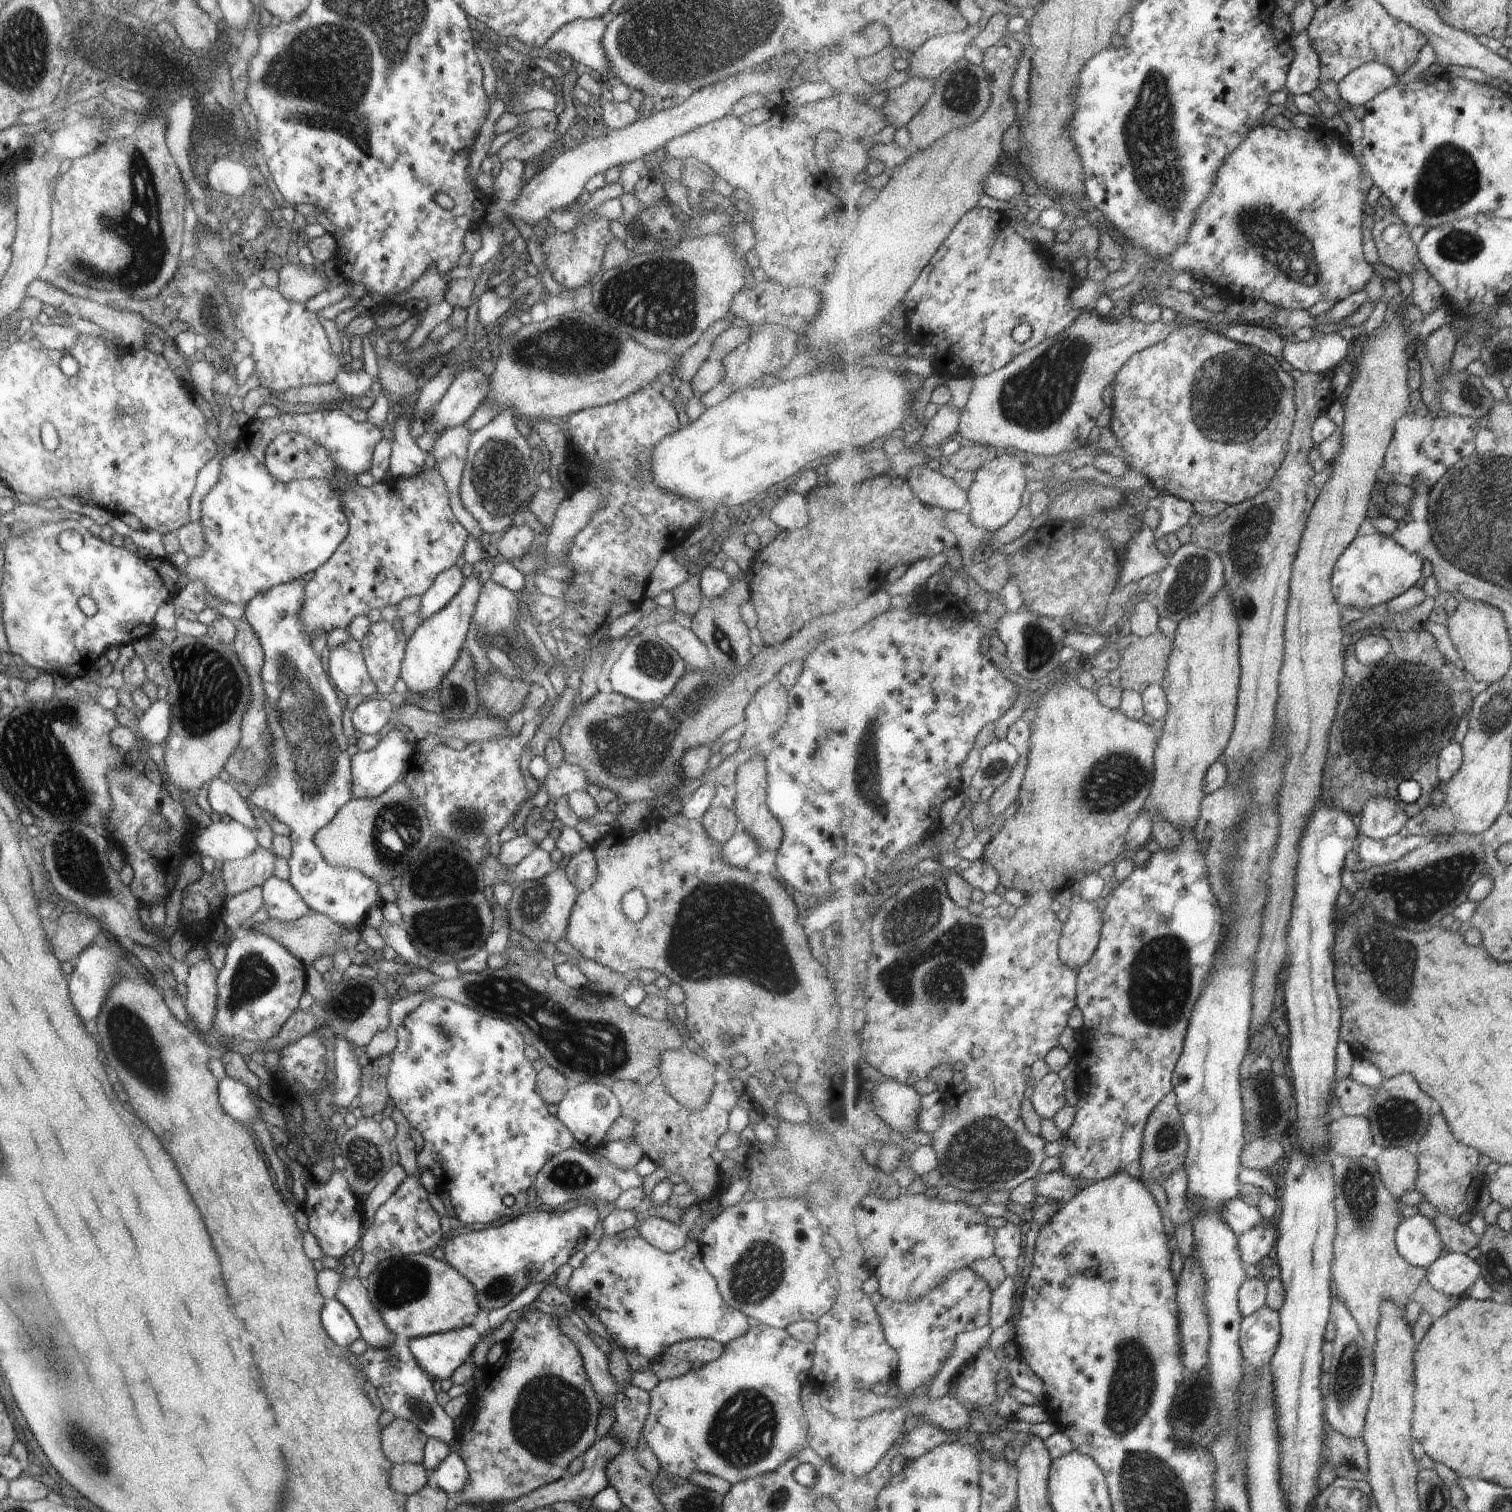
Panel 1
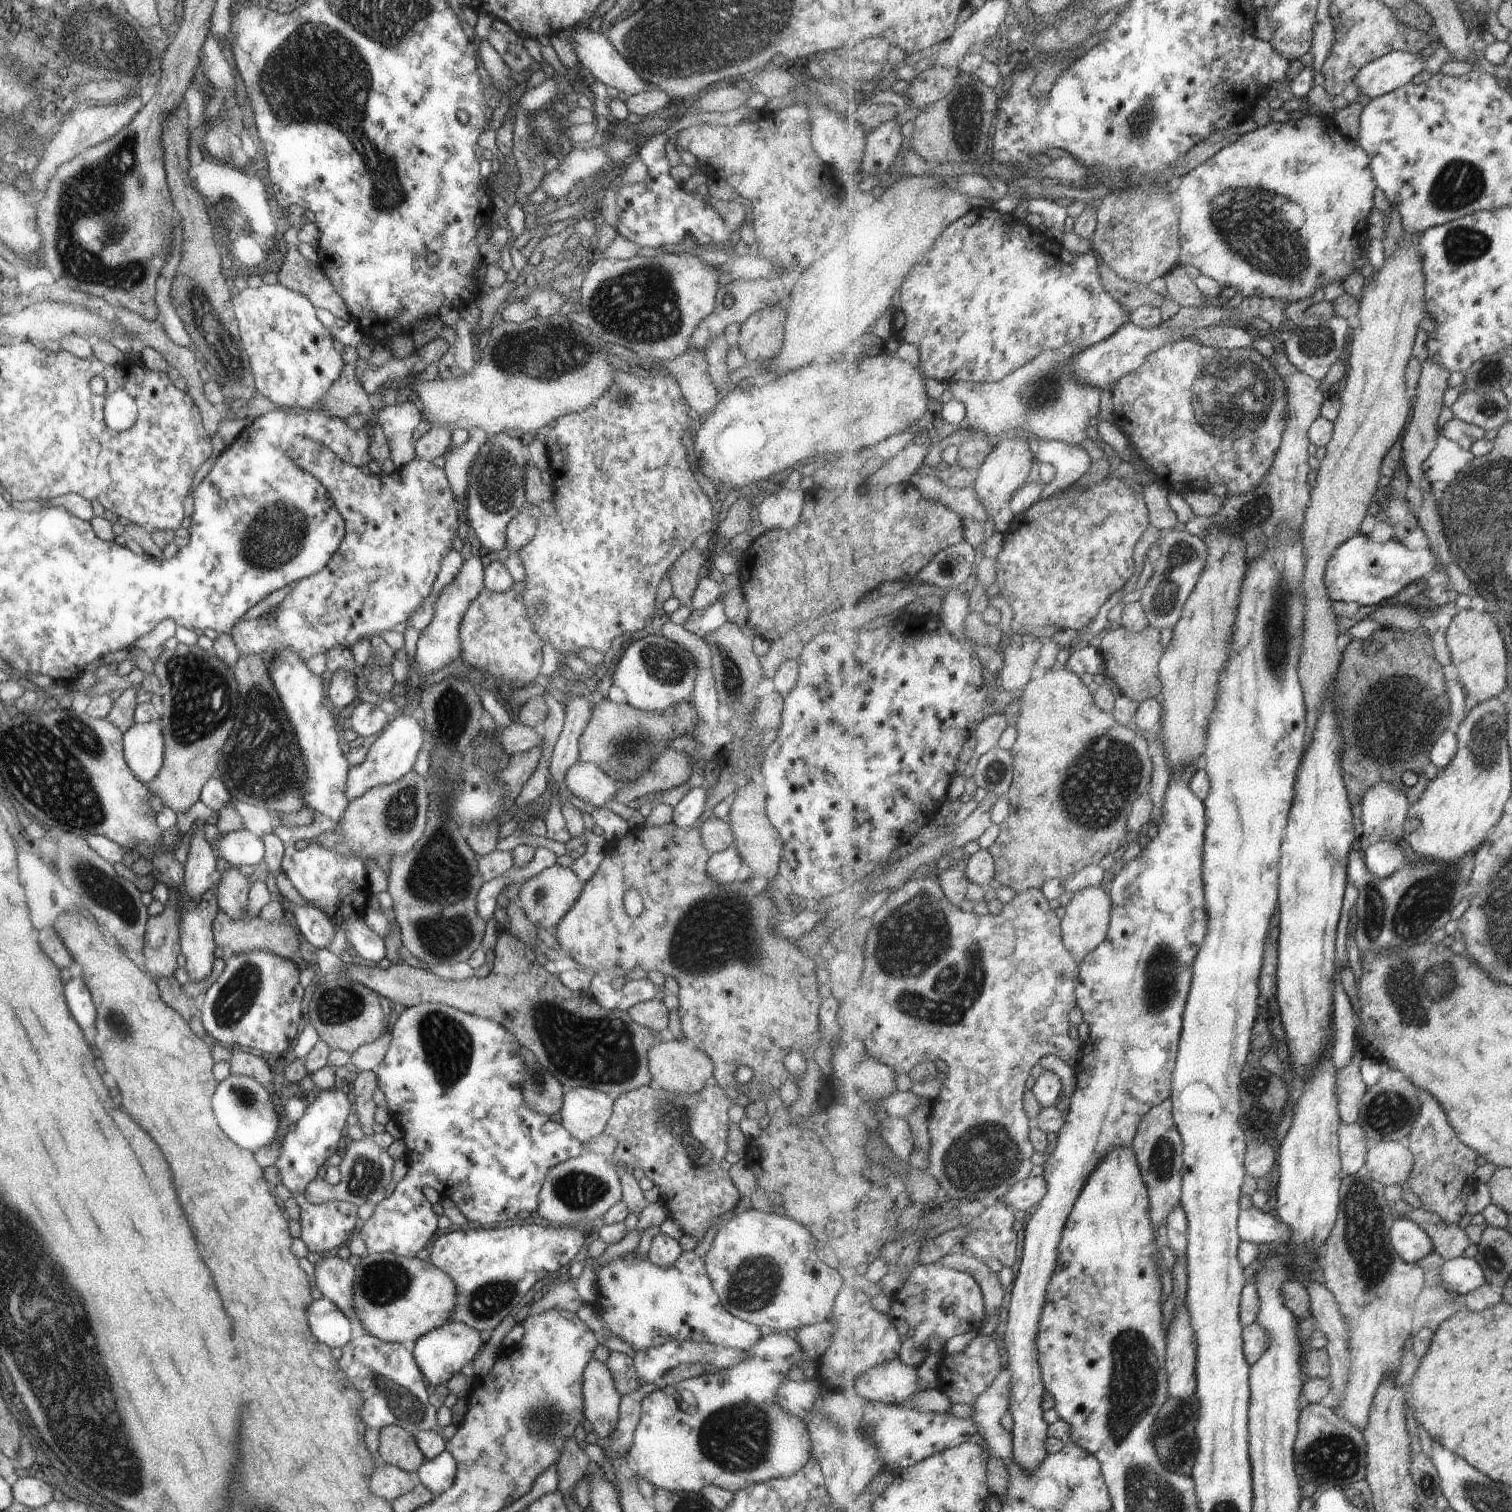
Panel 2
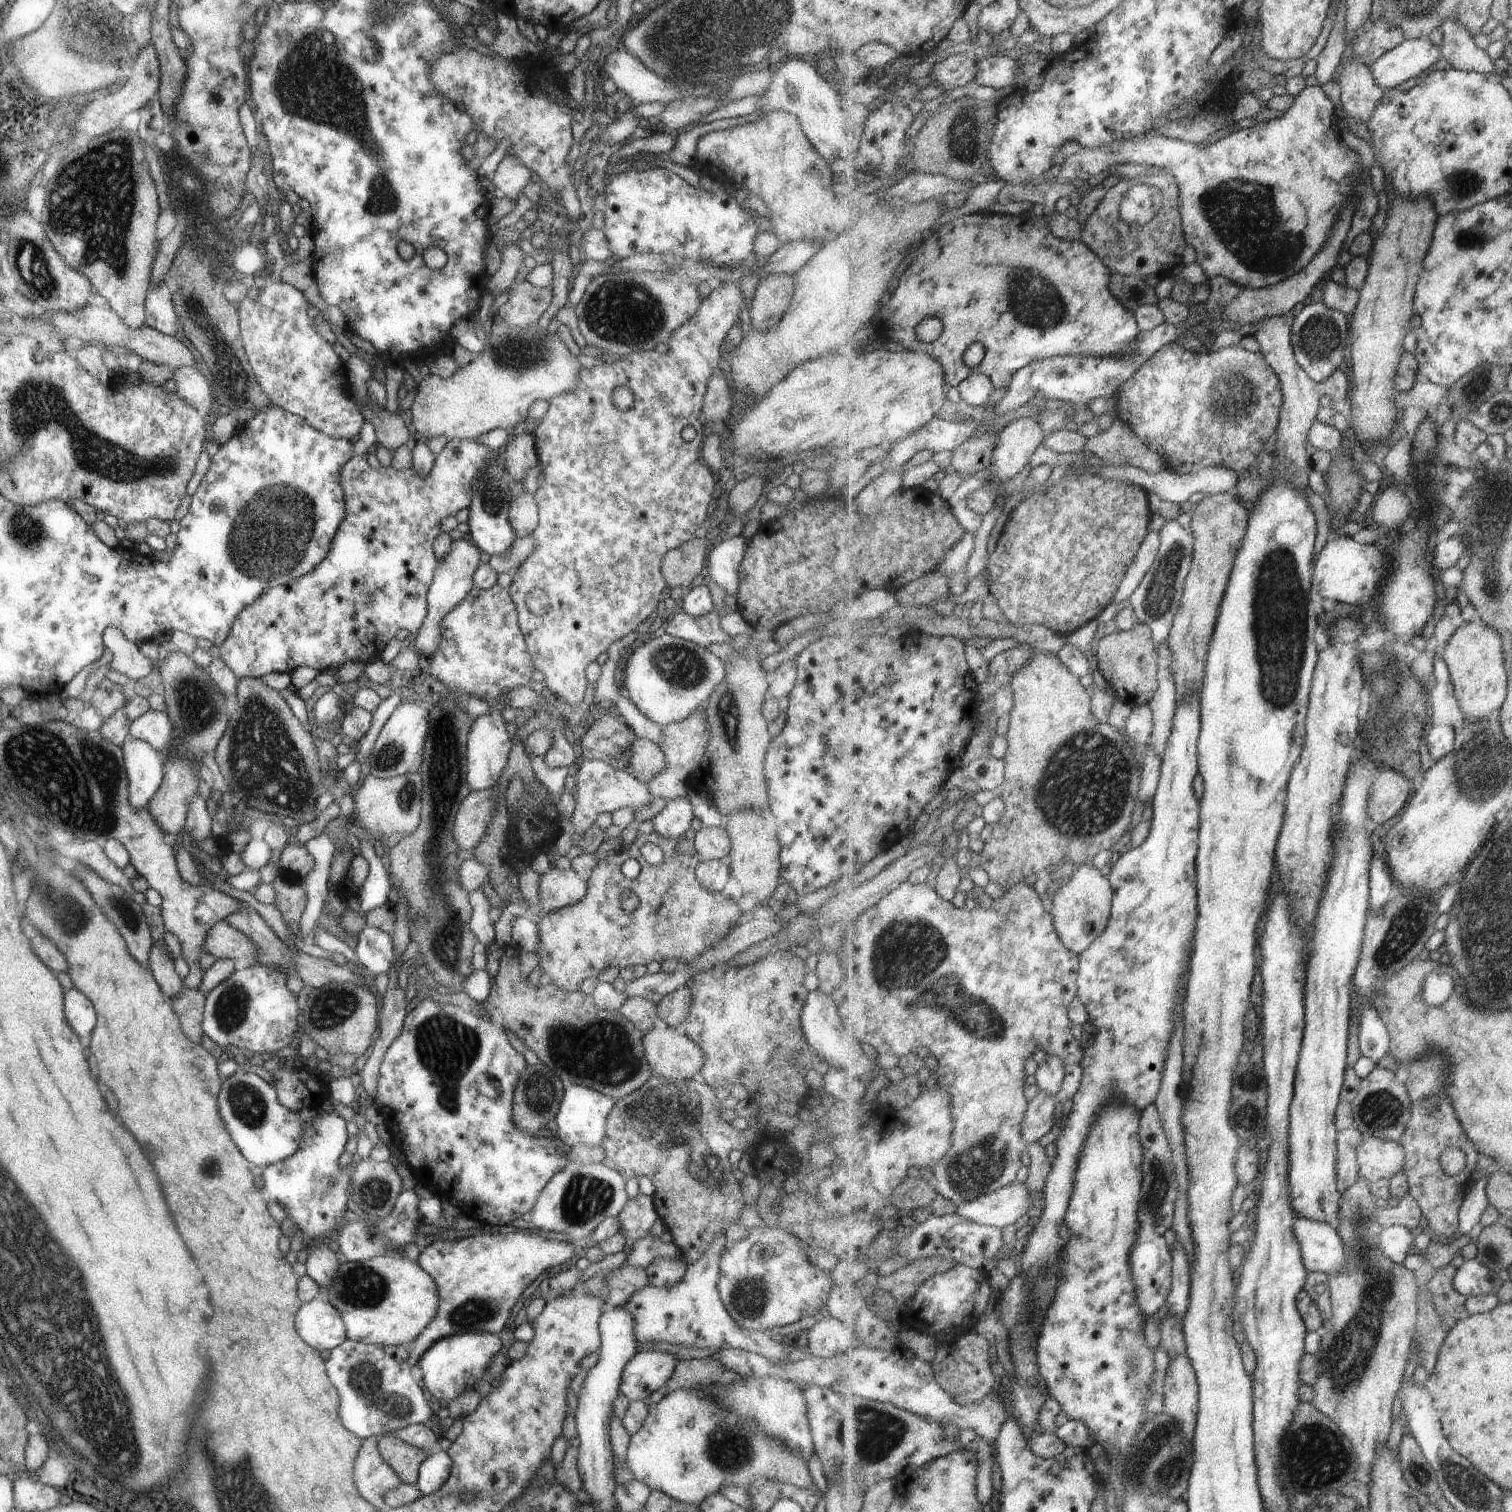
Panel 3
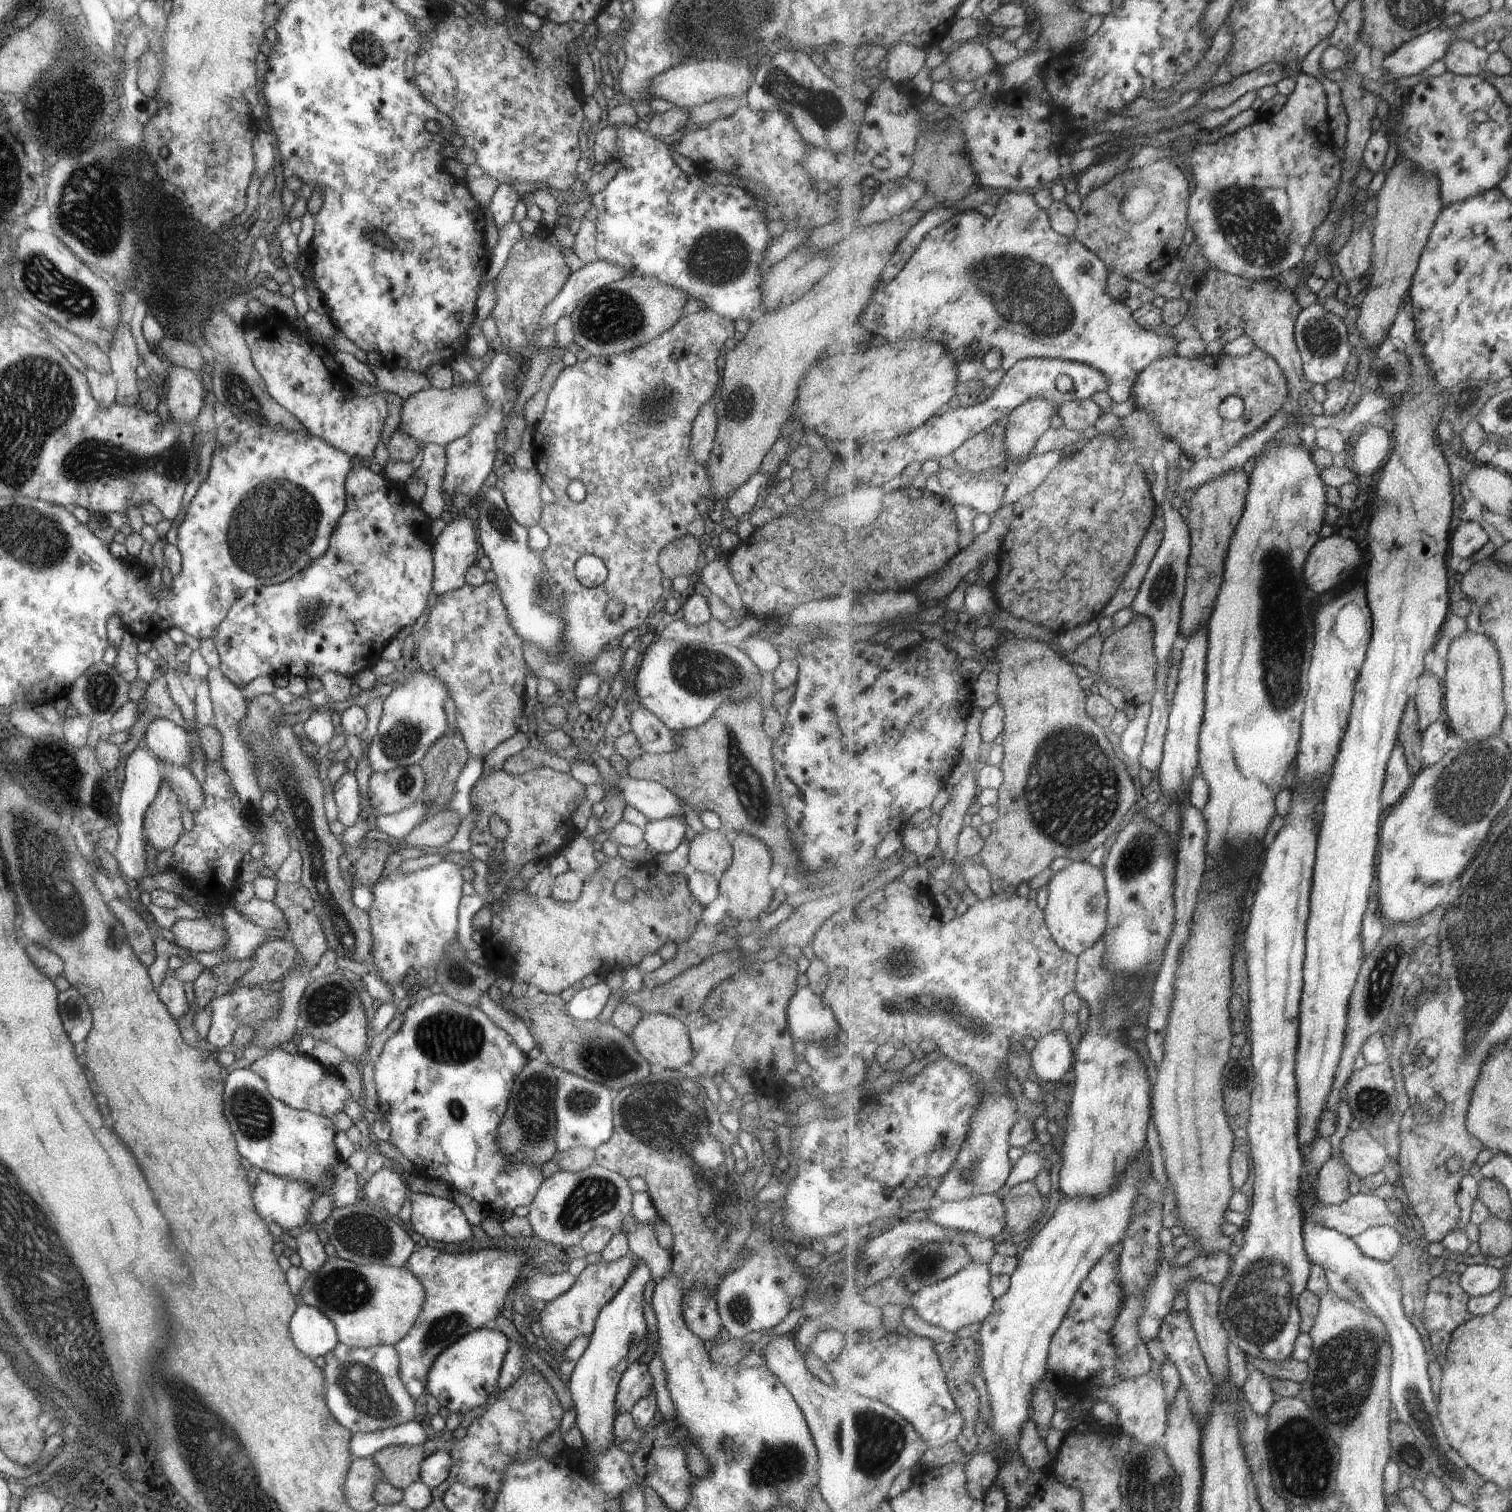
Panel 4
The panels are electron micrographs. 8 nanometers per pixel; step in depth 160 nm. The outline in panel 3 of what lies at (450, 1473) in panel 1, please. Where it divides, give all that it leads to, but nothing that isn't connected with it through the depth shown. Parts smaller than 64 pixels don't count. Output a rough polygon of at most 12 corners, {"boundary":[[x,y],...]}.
{"boundary":[[431,1452],[418,1469],[414,1485],[429,1495],[447,1480],[451,1458]]}

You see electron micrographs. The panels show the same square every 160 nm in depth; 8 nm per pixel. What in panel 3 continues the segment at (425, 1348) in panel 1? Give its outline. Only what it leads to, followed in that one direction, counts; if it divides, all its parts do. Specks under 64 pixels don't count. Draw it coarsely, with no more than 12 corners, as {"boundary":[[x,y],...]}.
{"boundary":[[497,1334],[435,1340],[417,1366],[431,1397],[474,1389],[503,1348]]}

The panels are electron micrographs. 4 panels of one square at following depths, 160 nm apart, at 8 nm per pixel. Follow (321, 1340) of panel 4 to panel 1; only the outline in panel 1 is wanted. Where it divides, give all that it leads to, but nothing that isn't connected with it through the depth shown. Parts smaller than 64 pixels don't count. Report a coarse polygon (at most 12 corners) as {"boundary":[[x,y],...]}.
{"boundary":[[335,1297],[321,1307],[327,1336],[348,1347],[360,1332],[346,1306]]}

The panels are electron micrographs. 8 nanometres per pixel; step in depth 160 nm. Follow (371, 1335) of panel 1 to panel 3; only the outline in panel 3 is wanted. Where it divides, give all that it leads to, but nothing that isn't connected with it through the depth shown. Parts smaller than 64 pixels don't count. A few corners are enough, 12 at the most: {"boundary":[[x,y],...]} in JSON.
{"boundary":[[317,1244],[307,1251],[306,1275],[327,1286],[339,1266],[335,1252]]}

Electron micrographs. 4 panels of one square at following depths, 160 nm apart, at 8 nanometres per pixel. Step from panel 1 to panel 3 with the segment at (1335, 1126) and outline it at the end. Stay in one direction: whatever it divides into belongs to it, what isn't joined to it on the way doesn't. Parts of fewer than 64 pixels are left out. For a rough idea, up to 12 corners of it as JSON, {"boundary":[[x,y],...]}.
{"boundary":[[1338,1132],[1337,1184],[1341,1196],[1361,1178],[1357,1148],[1364,1135]]}

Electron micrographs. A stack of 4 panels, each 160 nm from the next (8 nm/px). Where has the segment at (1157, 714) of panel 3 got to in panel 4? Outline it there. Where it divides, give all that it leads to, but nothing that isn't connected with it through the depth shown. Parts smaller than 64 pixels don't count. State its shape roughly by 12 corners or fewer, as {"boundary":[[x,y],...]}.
{"boundary":[[1167,463],[1164,539],[1135,597],[1154,624],[1158,668],[1180,635],[1192,538],[1173,508],[1182,479]]}

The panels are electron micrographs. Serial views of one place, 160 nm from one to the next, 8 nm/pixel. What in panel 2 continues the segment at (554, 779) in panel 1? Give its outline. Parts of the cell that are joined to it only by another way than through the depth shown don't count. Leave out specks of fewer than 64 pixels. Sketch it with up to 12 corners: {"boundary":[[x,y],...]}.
{"boundary":[[577,761],[563,785],[582,802],[603,807],[619,784]]}

